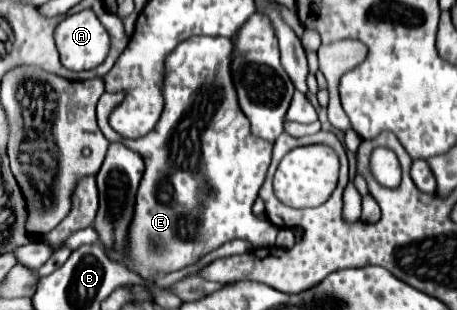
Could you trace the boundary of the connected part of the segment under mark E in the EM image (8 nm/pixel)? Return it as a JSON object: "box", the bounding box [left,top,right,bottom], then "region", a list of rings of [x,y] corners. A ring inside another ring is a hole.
{"box":[97,37,279,279],"region":[[[191,37],[187,41],[183,41],[177,49],[173,49],[169,53],[169,57],[165,59],[165,69],[163,69],[163,97],[165,97],[165,109],[161,113],[161,119],[159,123],[155,125],[155,129],[141,137],[141,139],[125,139],[121,135],[117,135],[111,127],[109,127],[109,113],[111,109],[123,101],[125,93],[119,91],[119,93],[103,93],[99,103],[97,103],[97,123],[99,123],[99,129],[101,133],[107,137],[109,143],[123,143],[125,147],[129,147],[131,151],[137,151],[143,161],[145,161],[145,173],[143,173],[143,179],[141,179],[141,185],[139,185],[139,191],[137,191],[137,207],[135,207],[135,219],[133,219],[133,231],[129,231],[129,259],[123,261],[127,263],[129,269],[137,271],[141,277],[149,279],[149,277],[155,277],[155,275],[165,275],[165,273],[171,273],[171,271],[177,271],[177,269],[183,269],[185,265],[191,265],[191,263],[197,263],[203,255],[207,255],[209,251],[221,247],[223,243],[227,241],[233,241],[233,239],[245,239],[249,241],[253,247],[273,247],[275,245],[275,235],[279,231],[279,227],[275,227],[271,221],[267,219],[259,219],[251,213],[251,207],[257,199],[257,193],[263,185],[263,179],[265,179],[265,173],[267,173],[267,167],[271,163],[271,153],[273,153],[273,143],[271,141],[265,141],[261,137],[255,137],[251,133],[251,123],[249,119],[245,117],[245,113],[241,111],[239,107],[239,99],[237,99],[237,91],[235,91],[235,85],[233,85],[233,73],[231,73],[231,61],[233,61],[233,53],[235,53],[235,43],[233,39],[227,39],[227,37]]]}

